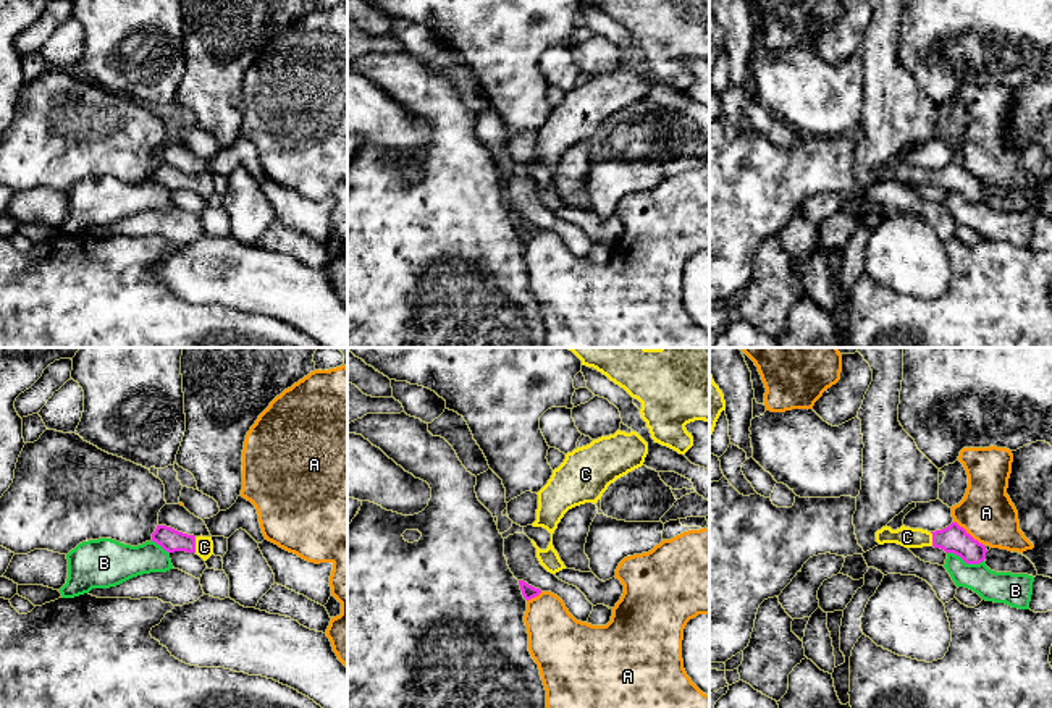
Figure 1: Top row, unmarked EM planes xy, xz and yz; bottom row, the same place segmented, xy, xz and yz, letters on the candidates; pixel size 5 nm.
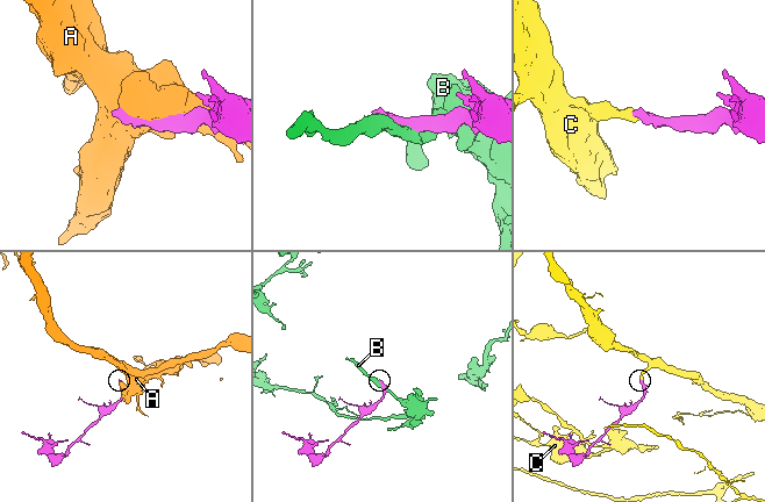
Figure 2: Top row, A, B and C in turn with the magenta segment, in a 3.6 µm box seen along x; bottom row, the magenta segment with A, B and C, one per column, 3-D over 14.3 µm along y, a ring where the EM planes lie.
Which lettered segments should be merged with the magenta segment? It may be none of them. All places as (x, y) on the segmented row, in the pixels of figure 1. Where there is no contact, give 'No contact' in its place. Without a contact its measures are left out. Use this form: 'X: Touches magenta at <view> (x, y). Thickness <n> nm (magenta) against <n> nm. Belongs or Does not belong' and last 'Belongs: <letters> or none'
A: Touches magenta at yz (968, 534). Thickness 140 nm (magenta) against 280 nm. Does not belong
B: Touches magenta at yz (965, 561). Thickness 140 nm (magenta) against 160 nm. Does not belong
C: Touches magenta at xy (194, 545). Thickness 120 nm (magenta) against 100 nm. Belongs
Belongs: C

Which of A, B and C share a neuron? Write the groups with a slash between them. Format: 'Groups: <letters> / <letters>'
Groups: A / B / C

